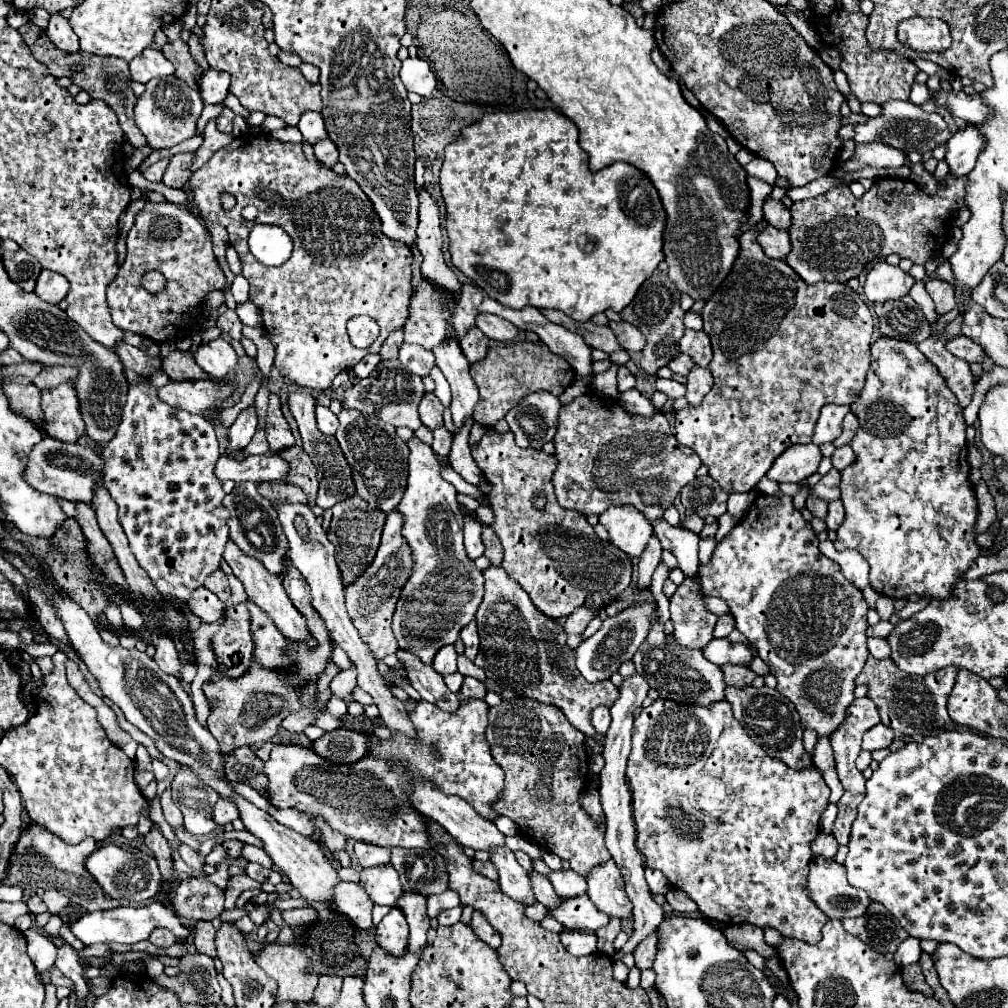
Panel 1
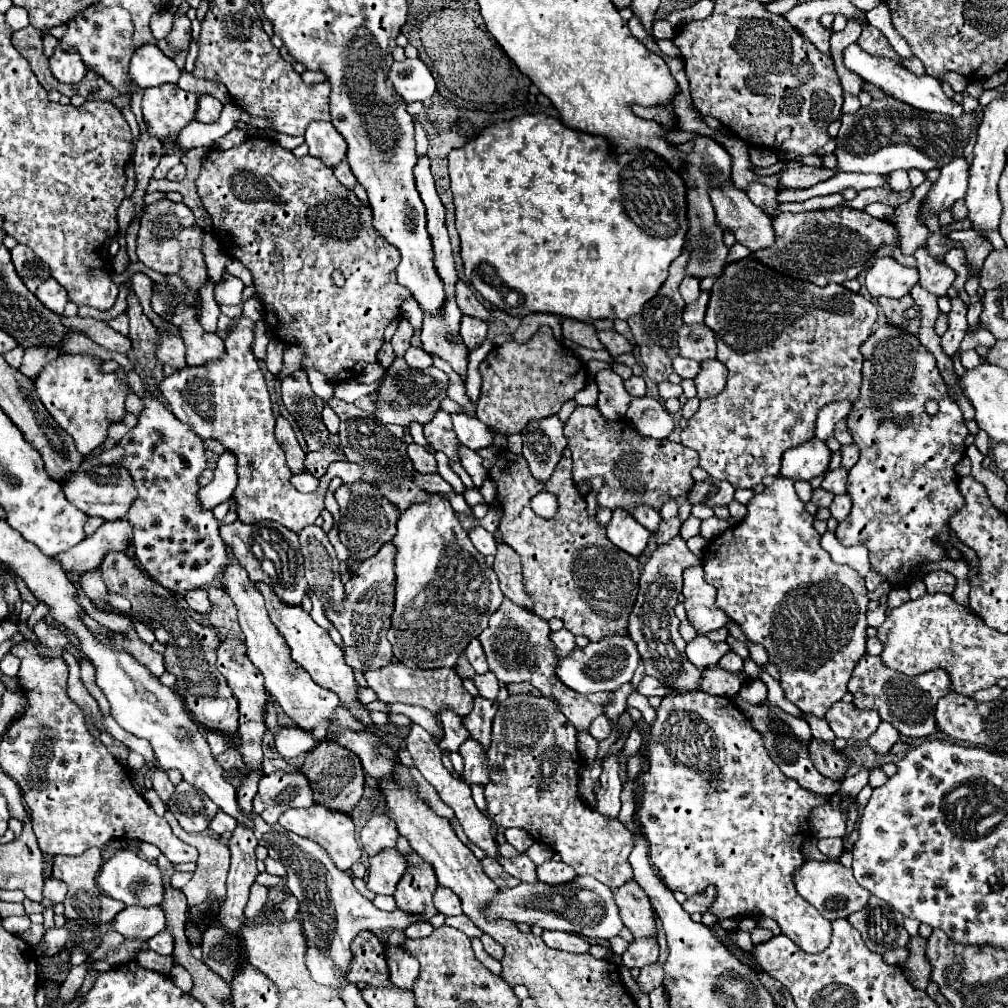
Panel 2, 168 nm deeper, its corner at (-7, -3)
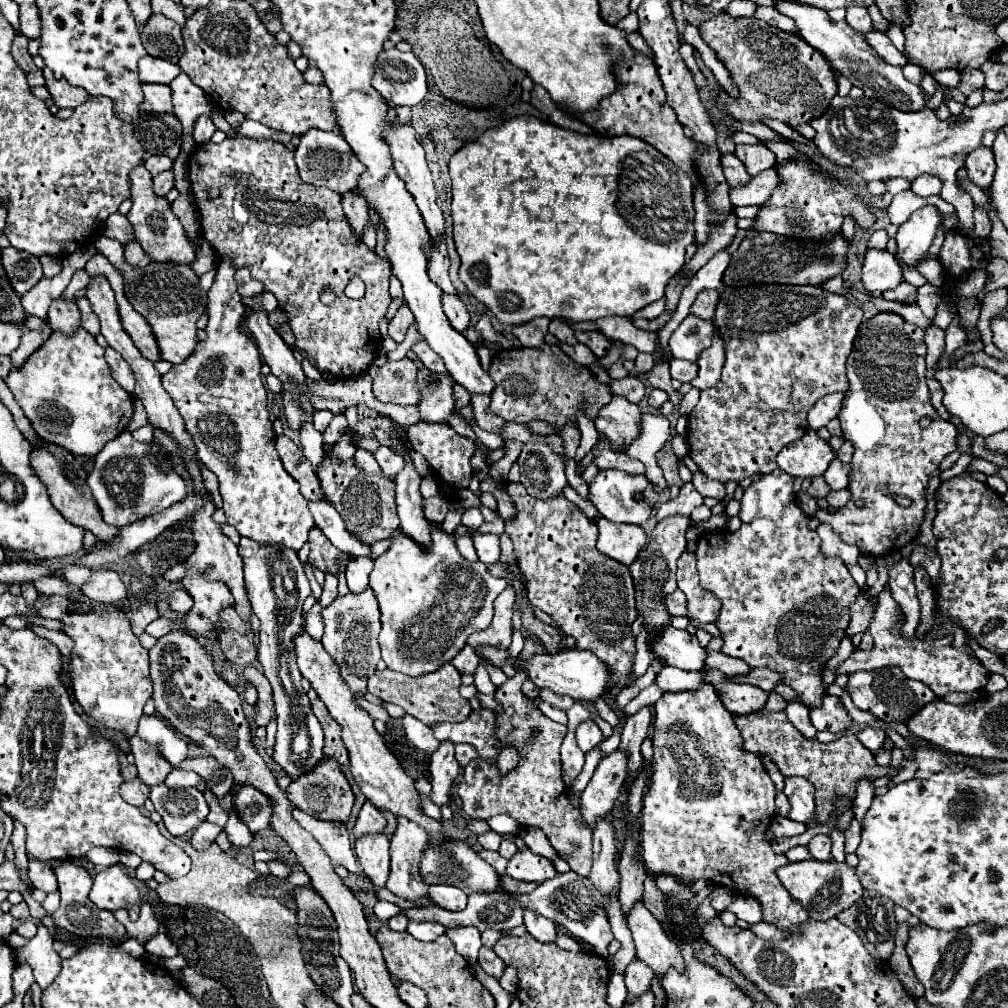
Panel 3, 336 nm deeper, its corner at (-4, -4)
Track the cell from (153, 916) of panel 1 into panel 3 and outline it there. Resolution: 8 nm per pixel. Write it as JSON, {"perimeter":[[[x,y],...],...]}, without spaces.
{"perimeter":[[[38,923],[38,933],[34,939],[30,939],[22,948],[14,949],[16,963],[26,963],[32,967],[36,983],[46,989],[58,975],[60,969],[60,957],[52,949],[52,943],[48,943],[48,929]]]}

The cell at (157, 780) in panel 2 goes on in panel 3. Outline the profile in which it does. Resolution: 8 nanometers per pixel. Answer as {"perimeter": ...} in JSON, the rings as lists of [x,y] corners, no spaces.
{"perimeter":[[[138,735],[128,737],[128,743],[136,759],[138,777],[150,787],[164,783],[164,779],[172,771],[172,765],[160,755],[160,751],[156,751],[156,747],[152,747],[150,743],[144,743],[144,739],[140,739]]]}

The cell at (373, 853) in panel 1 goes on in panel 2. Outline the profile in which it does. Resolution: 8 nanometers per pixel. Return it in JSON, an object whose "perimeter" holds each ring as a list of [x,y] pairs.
{"perimeter":[[[371,816],[361,830],[361,844],[369,856],[379,854],[379,850],[397,848],[397,838],[399,832],[395,830],[395,822],[387,816]]]}

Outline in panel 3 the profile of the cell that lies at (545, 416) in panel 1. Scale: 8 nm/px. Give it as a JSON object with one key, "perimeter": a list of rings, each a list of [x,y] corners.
{"perimeter":[[[546,443],[524,447],[520,457],[520,483],[534,499],[550,499],[564,493],[568,485],[562,457],[552,453]]]}

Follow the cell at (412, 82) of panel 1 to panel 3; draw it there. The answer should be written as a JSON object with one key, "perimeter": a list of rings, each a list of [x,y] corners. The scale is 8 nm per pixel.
{"perimeter":[[[396,47],[382,51],[376,59],[372,87],[396,105],[414,107],[428,93],[426,73],[414,53],[402,53]]]}

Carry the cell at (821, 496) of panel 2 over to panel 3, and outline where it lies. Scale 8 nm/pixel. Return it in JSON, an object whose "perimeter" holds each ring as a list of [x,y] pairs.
{"perimeter":[[[820,475],[820,477],[814,477],[814,479],[812,479],[808,493],[810,493],[814,499],[820,499],[820,497],[826,497],[826,495],[830,493],[830,487],[828,487],[828,483],[824,481],[824,477]]]}

